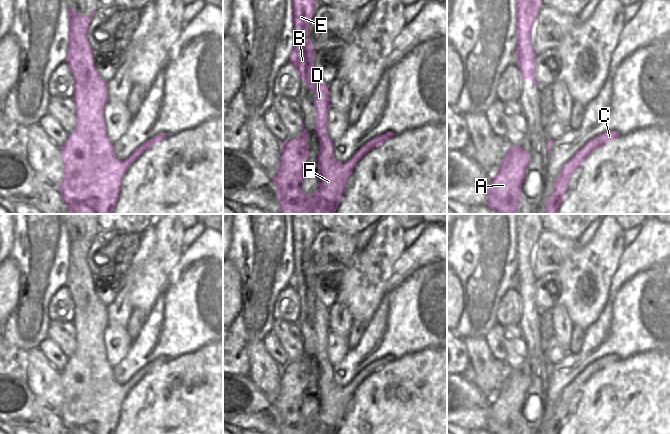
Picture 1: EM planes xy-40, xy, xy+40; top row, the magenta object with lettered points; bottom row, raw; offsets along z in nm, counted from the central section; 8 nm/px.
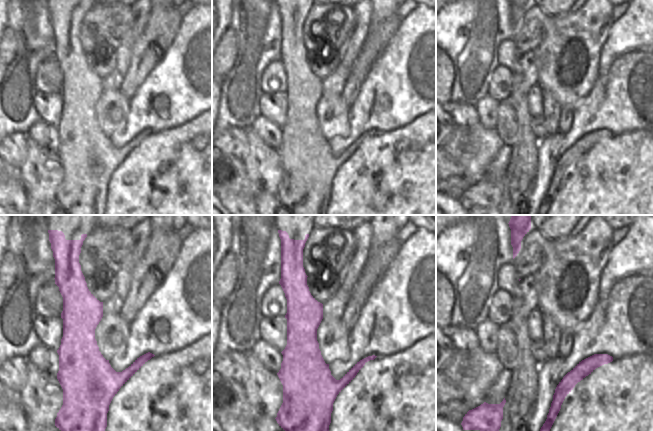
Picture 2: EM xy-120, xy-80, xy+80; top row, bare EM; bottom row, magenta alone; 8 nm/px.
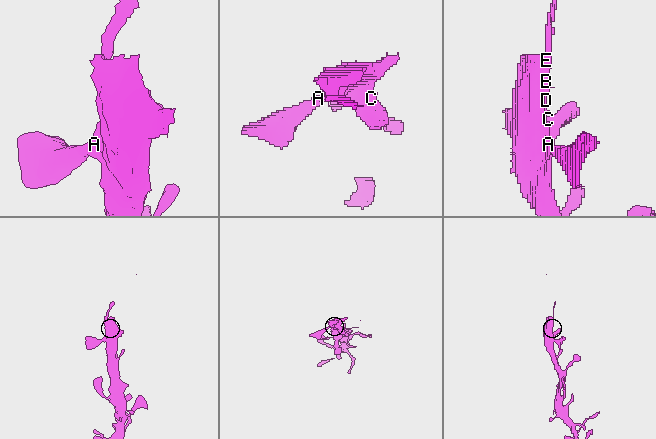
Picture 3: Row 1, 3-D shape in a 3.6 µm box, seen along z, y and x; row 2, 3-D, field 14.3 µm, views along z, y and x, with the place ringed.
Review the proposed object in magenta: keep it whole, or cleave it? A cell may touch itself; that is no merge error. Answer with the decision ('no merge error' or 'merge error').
no merge error

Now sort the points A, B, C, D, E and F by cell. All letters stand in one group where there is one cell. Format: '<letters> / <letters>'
A B C D E F

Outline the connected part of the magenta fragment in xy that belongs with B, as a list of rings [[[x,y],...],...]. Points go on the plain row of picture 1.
[[[292,214],[292,244],[294,252],[294,270],[290,278],[290,287],[298,294],[298,300],[303,303],[309,313],[314,314],[314,332],[316,334],[316,358],[320,368],[318,378],[318,412],[307,419],[302,414],[302,406],[308,396],[308,374],[309,357],[304,352],[302,344],[302,356],[293,363],[288,363],[282,369],[282,378],[280,380],[280,390],[278,396],[271,401],[276,412],[276,422],[280,434],[337,434],[348,402],[352,398],[358,386],[372,373],[379,371],[385,365],[396,359],[387,355],[377,359],[364,367],[347,385],[341,387],[334,382],[334,365],[328,360],[328,334],[330,332],[330,316],[328,308],[325,307],[317,298],[314,290],[316,275],[310,264],[310,248],[316,233],[316,224],[318,223],[318,214]]]

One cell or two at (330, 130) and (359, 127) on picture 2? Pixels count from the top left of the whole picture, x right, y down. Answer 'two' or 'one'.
two

